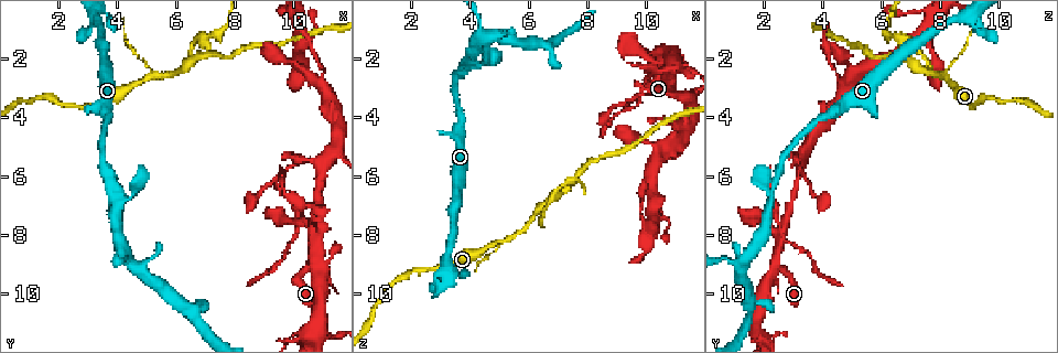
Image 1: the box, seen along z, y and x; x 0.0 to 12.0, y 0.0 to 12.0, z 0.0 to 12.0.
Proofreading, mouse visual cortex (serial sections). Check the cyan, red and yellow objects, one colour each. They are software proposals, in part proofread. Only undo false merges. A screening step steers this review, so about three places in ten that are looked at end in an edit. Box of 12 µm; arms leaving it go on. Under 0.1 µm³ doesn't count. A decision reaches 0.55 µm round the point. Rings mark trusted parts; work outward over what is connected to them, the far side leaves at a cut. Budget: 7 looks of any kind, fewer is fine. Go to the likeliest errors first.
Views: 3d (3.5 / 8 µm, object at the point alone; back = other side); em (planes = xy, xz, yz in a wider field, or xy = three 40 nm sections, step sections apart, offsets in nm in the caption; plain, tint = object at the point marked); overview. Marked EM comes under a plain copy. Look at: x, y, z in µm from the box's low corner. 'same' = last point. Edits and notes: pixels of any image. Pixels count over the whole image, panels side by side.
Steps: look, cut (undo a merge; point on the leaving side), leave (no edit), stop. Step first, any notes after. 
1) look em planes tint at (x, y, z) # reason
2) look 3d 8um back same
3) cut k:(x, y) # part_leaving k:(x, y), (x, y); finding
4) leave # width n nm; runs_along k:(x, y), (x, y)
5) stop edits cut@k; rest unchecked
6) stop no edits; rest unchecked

look 3d 3.5um at (10.4, 7.5, 2.1) # calibre changes

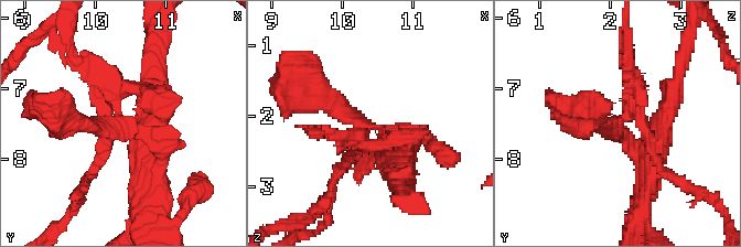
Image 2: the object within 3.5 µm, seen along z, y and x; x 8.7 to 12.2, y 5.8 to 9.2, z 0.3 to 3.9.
cut 2:(104, 133) # arms 3; part_leaving 2:(139, 130), (116, 120), (109, 90), (106, 127); two cells meet here

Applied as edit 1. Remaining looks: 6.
look overview

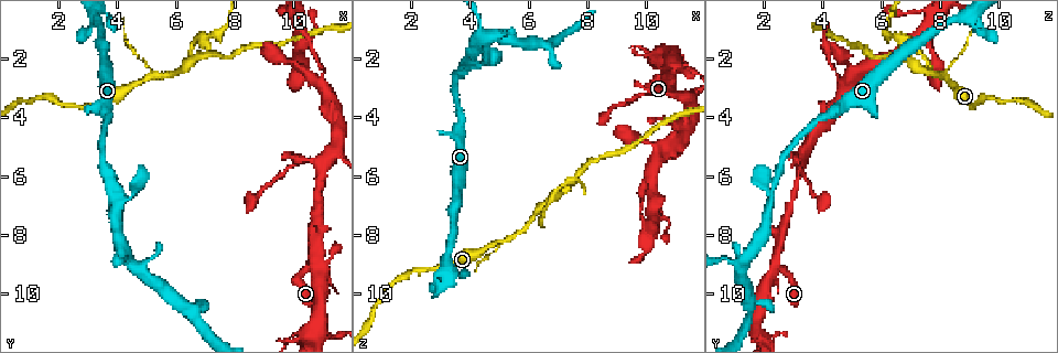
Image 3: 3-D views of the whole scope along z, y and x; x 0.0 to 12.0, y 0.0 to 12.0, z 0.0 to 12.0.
look 3d 3.5um at (10.8, 11.3, 1.7) # sharp bend

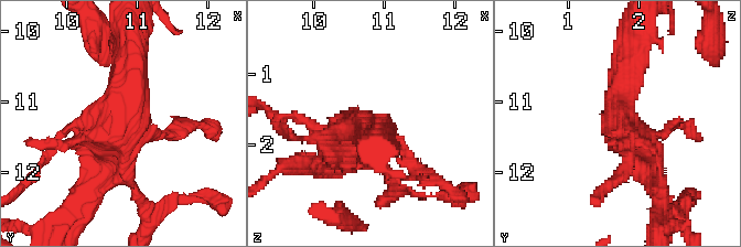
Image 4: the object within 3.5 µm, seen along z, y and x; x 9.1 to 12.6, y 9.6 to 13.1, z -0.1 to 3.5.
look em xy step 3 tint at (10.70, 11.30, 1.80) # now the EM

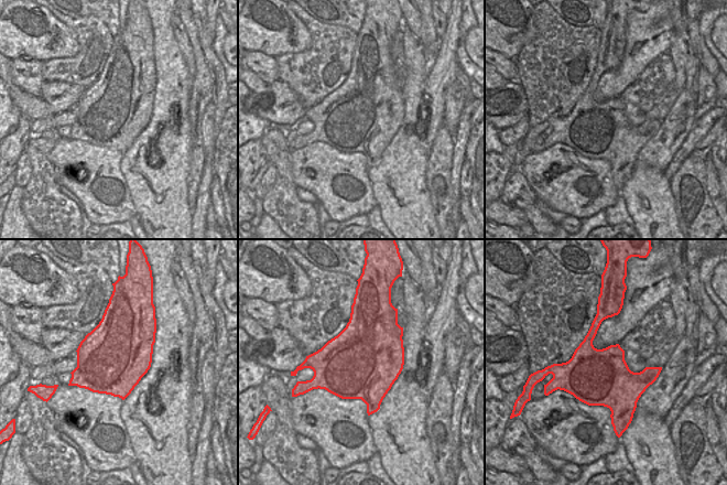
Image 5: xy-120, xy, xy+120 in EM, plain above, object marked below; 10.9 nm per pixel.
leave # width 800 nm; runs_along 4:(623, 52), (623, 130), (665, 130); all the same cell

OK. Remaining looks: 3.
look 3d 3.5um at (11.1, 5.8, 3.3) # three arms meet

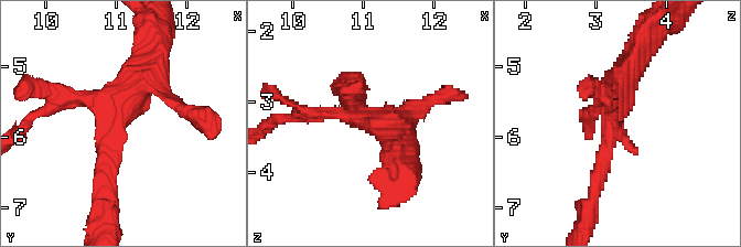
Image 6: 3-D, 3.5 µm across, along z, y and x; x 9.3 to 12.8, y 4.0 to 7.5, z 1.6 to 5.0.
look em xy step 1 tint at (11.00, 5.75, 3.30)

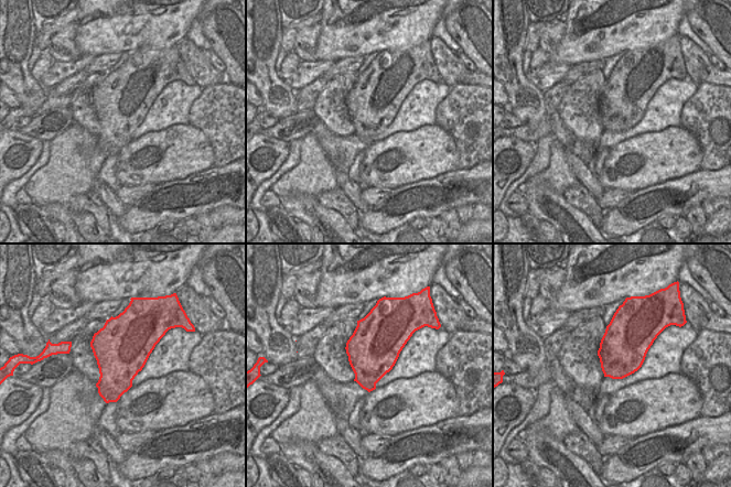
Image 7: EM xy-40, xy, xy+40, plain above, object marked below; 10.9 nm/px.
leave # runs_along 6:(104, 186), (104, 146), (154, 61); one cell here

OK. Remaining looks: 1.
stop edits cut@2; rest unchecked

